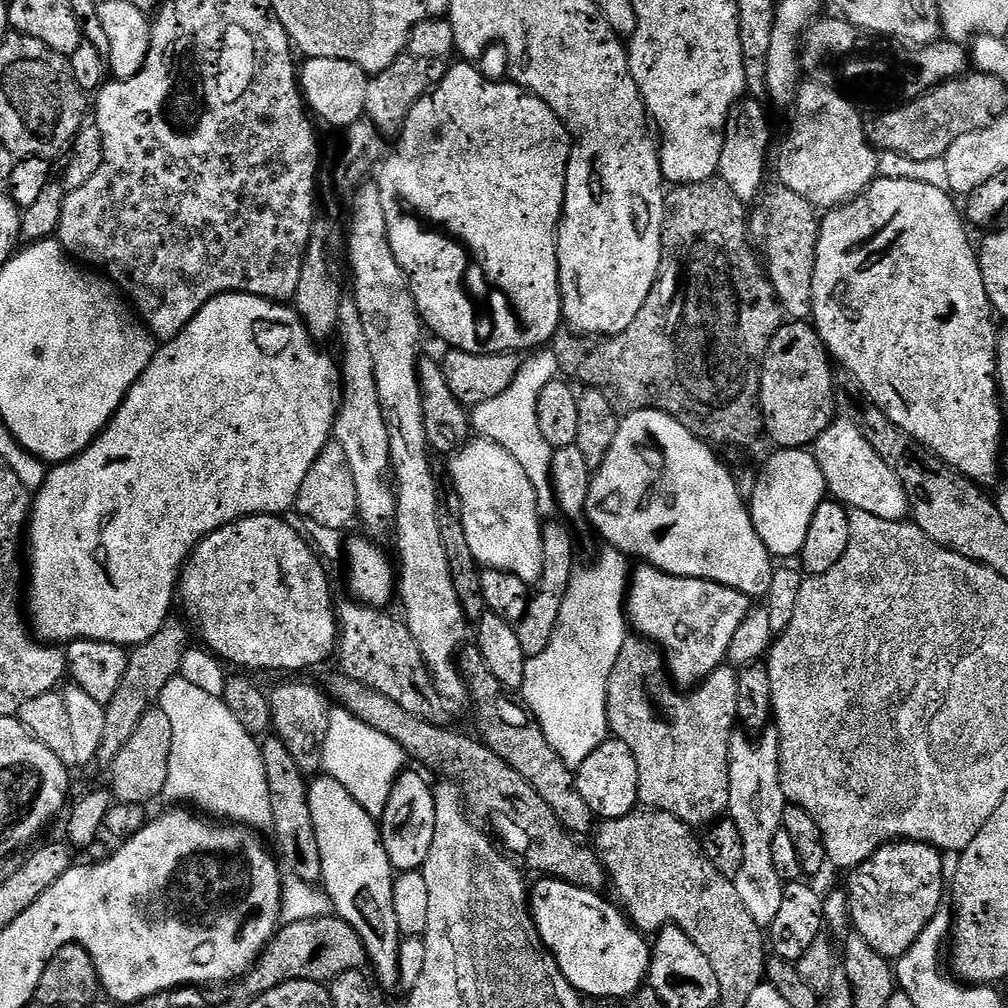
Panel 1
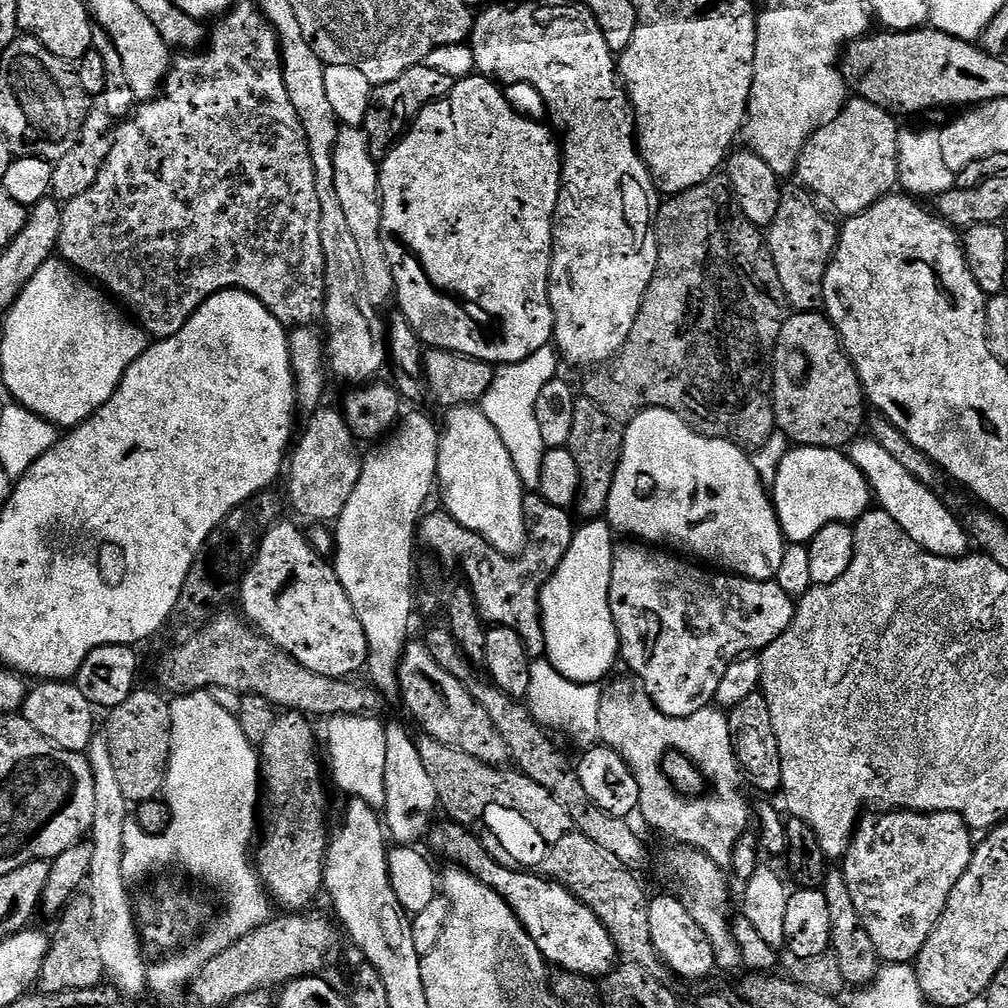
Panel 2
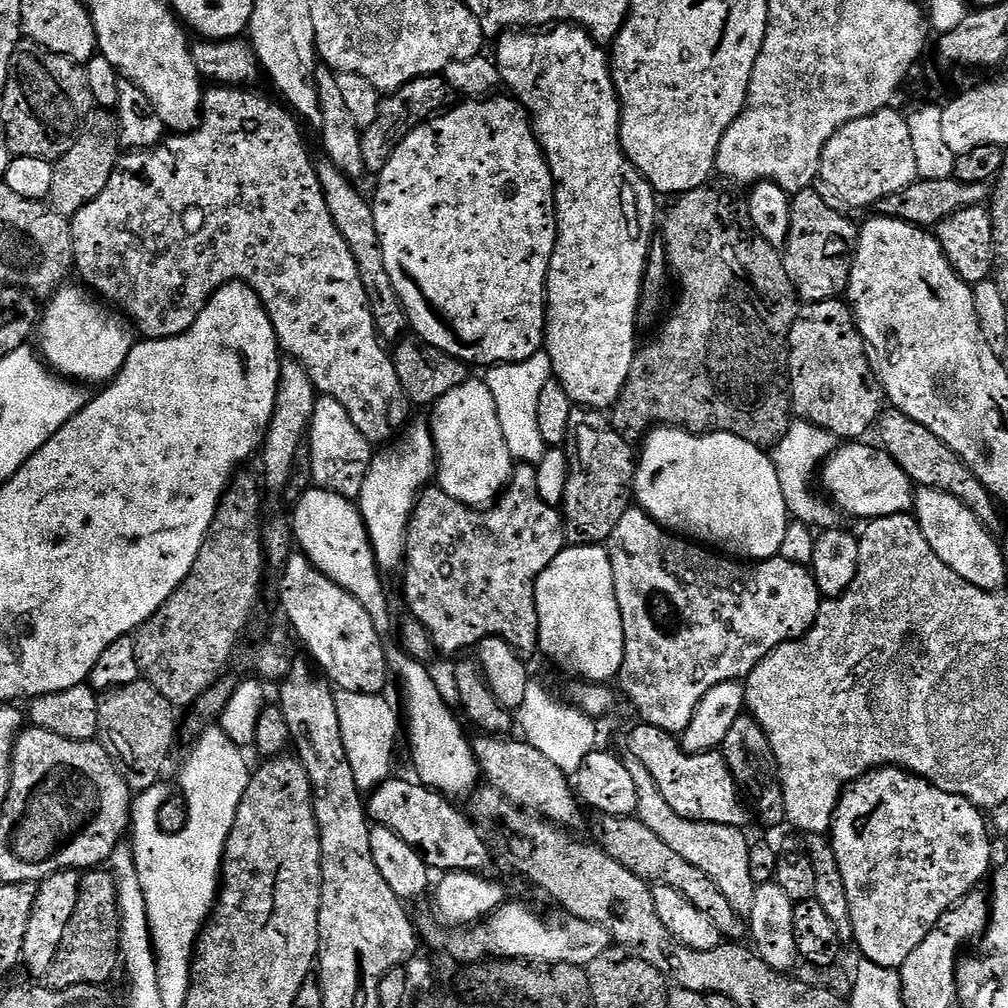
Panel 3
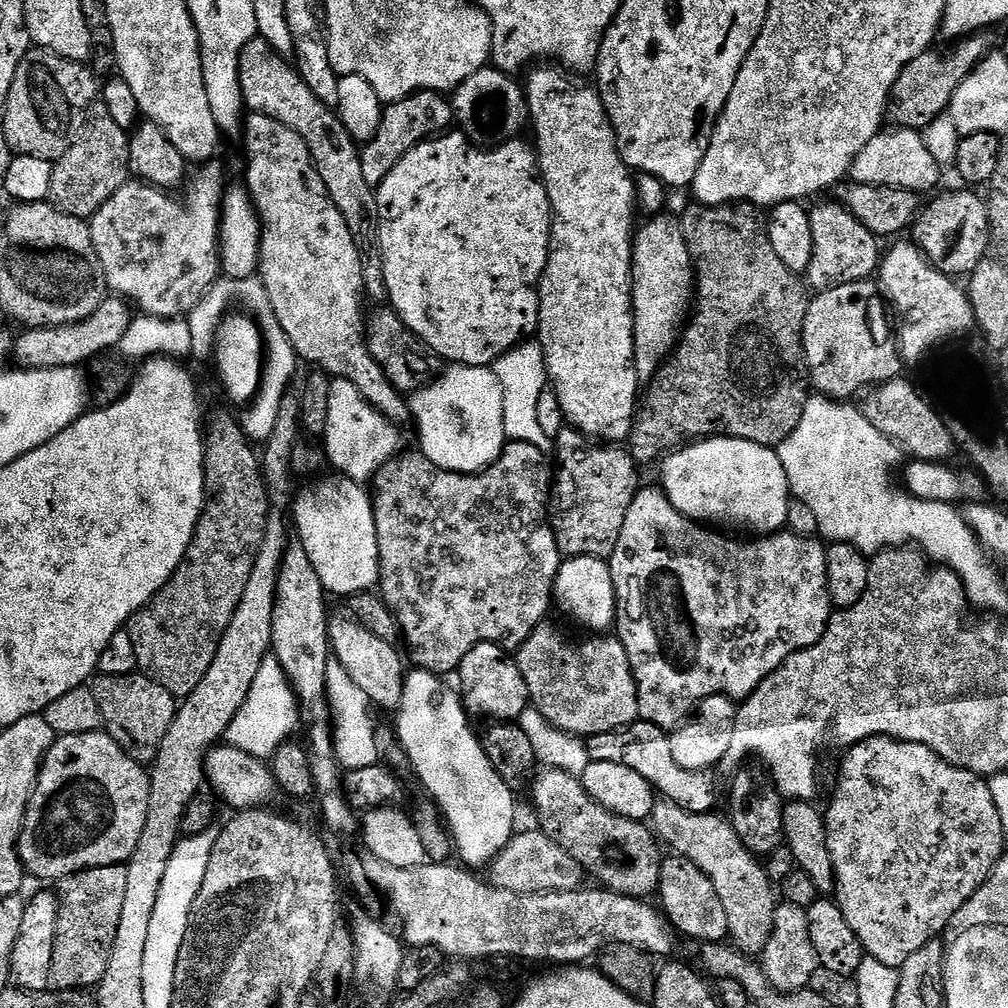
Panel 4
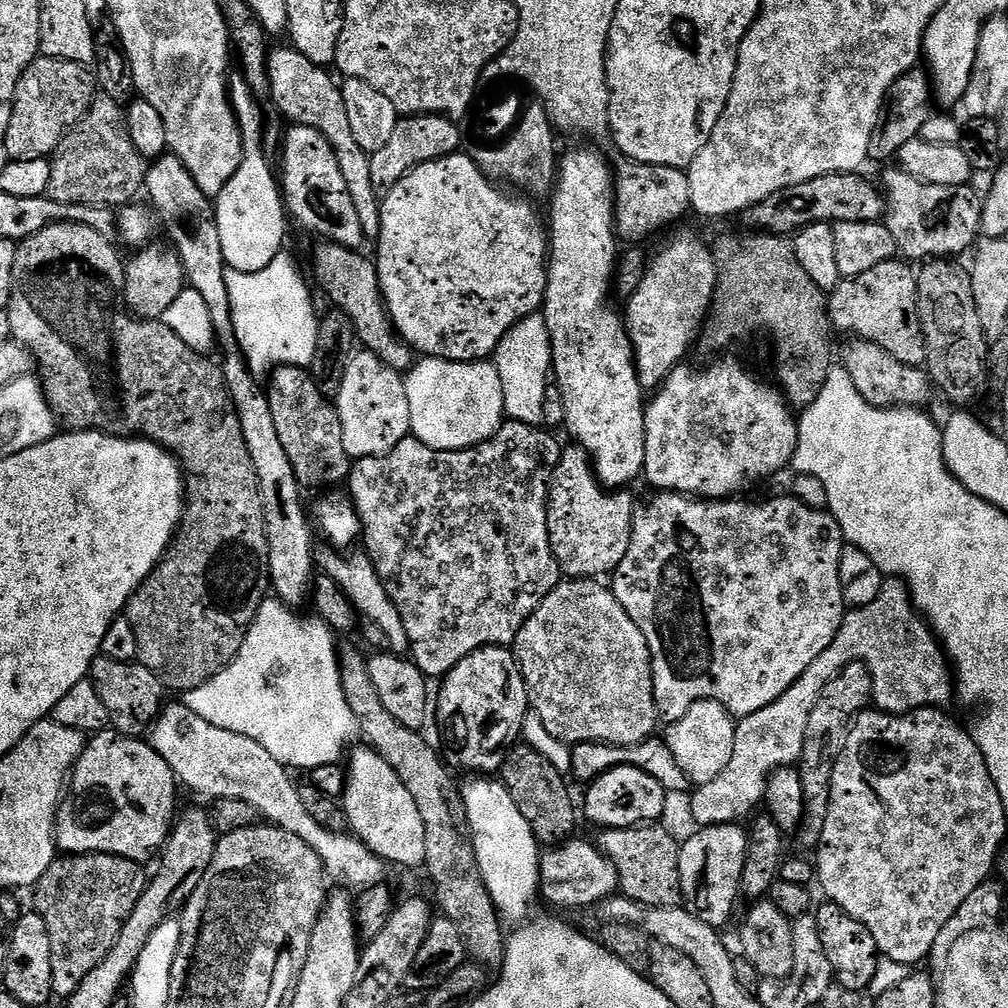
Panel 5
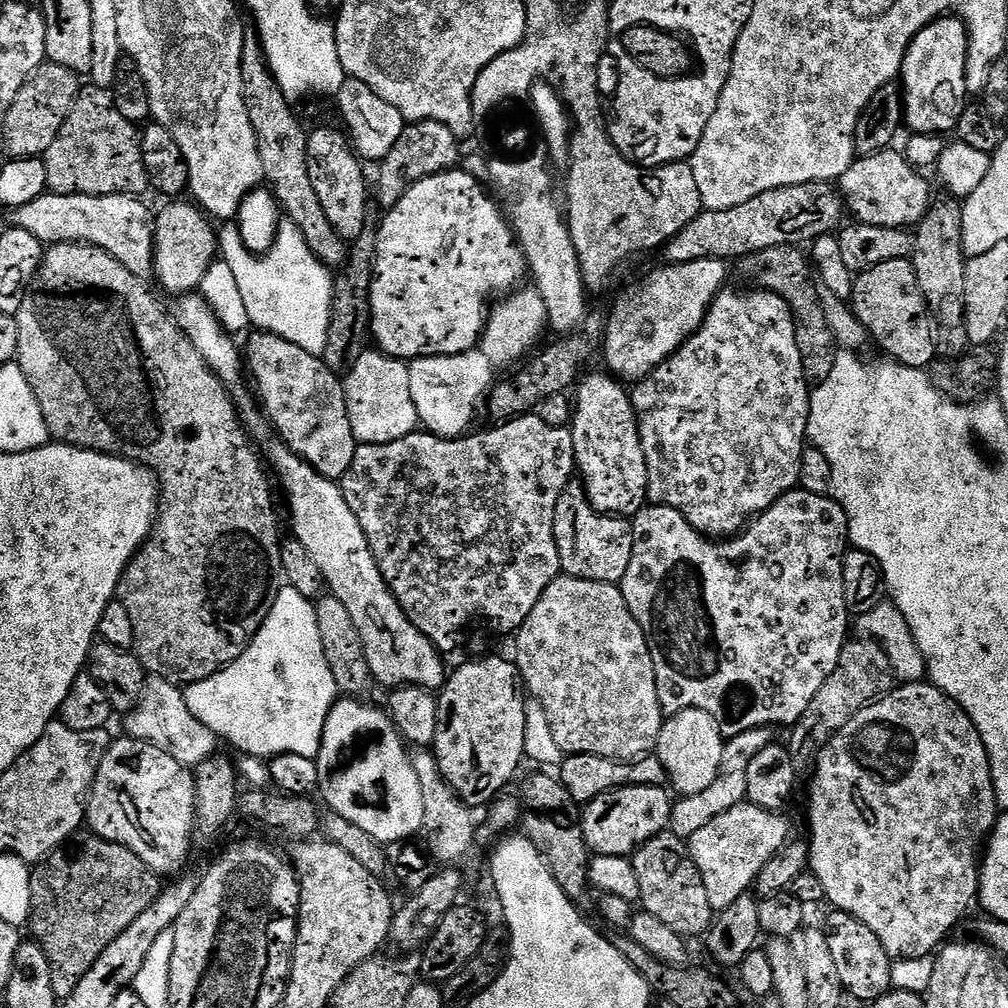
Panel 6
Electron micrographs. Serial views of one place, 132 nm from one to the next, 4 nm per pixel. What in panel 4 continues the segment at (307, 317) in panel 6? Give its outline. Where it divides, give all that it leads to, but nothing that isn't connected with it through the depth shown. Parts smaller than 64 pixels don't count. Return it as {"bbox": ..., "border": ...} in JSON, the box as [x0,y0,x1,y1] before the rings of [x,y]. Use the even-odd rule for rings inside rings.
{"bbox":[188,278,298,446],"border":[[[221,278],[208,289],[208,295],[204,297],[202,307],[188,320],[190,342],[192,343],[191,355],[193,357],[211,357],[213,355],[216,329],[220,327],[221,320],[224,319],[226,313],[231,309],[228,307],[235,300],[241,300],[249,308],[245,309],[258,317],[260,331],[264,337],[266,359],[264,362],[264,374],[260,377],[260,390],[256,393],[255,400],[251,401],[249,408],[252,409],[245,416],[241,415],[239,417],[240,429],[248,435],[248,439],[252,441],[253,445],[263,446],[270,438],[270,434],[274,434],[274,422],[277,421],[277,408],[285,398],[286,391],[288,390],[286,388],[296,376],[298,357],[294,346],[290,342],[290,338],[286,338],[286,334],[282,330],[278,318],[272,313],[272,308],[268,304],[268,295],[259,279],[229,280]]]}

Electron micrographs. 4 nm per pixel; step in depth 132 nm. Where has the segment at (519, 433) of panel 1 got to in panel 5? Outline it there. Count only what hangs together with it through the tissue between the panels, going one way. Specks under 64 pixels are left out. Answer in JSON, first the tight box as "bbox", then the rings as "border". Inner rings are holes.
{"bbox":[494,315,552,424],"border":[[[543,315],[527,316],[513,326],[498,342],[494,353],[498,378],[502,378],[504,415],[523,424],[544,424],[544,403],[550,391],[552,367],[552,335]]]}

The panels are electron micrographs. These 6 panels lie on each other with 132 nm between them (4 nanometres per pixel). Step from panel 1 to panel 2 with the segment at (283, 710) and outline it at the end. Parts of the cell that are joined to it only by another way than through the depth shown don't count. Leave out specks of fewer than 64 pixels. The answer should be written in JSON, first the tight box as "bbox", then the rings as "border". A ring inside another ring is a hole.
{"bbox":[254,710,330,914],"border":[[[284,710],[279,713],[270,729],[270,734],[258,745],[258,755],[260,758],[260,779],[262,781],[262,835],[258,840],[258,847],[254,852],[254,863],[257,873],[260,877],[261,884],[268,890],[268,895],[272,897],[281,909],[289,913],[296,914],[304,908],[316,895],[321,895],[324,886],[324,858],[328,855],[328,841],[330,839],[330,828],[324,825],[324,776],[320,773],[320,756],[316,753],[316,732],[312,729],[313,721],[305,716],[302,712]]]}

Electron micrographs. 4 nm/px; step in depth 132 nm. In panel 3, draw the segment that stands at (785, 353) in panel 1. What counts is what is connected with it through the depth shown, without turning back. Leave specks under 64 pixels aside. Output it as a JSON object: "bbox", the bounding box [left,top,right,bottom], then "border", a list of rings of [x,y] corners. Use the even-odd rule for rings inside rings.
{"bbox":[788,299,886,442],"border":[[[843,299],[823,300],[817,304],[805,303],[794,322],[788,339],[788,382],[792,393],[792,410],[799,419],[809,420],[826,430],[840,442],[856,442],[868,432],[868,427],[879,421],[886,404],[884,389],[868,354],[868,348],[856,329],[851,307]]]}

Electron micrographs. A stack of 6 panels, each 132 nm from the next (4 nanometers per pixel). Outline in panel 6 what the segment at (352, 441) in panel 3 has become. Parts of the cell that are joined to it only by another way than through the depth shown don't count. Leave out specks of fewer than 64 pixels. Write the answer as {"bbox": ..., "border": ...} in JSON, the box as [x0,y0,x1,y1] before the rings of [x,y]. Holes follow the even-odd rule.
{"bbox":[342,350,420,445],"border":[[[366,350],[342,381],[350,429],[357,445],[394,442],[417,431],[420,419],[410,395],[410,370],[405,361],[385,356],[379,350]]]}

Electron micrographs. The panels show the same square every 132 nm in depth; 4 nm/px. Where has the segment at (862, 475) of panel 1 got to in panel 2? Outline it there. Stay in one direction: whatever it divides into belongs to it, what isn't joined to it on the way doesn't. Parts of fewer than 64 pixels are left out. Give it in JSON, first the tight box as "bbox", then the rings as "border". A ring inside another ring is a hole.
{"bbox":[850,438,970,558],"border":[[[857,438],[850,445],[850,455],[858,470],[868,479],[868,485],[872,487],[872,495],[875,503],[918,546],[922,546],[927,552],[932,552],[936,556],[951,556],[960,558],[969,551],[970,537],[966,531],[965,525],[932,493],[933,489],[927,484],[918,482],[902,466],[902,462],[894,462],[894,454],[882,450],[882,446],[877,440],[871,438]]]}

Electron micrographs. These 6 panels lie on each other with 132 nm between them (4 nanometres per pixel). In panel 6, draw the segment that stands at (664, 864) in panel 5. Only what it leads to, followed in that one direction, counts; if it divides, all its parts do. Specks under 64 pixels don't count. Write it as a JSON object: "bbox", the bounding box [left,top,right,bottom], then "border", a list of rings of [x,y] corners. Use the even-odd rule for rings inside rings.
{"bbox":[631,830,714,938],"border":[[[665,830],[650,838],[631,857],[634,874],[638,876],[639,907],[654,914],[661,922],[666,922],[670,930],[678,935],[691,938],[703,937],[714,919],[714,910],[708,901],[706,886],[702,886],[702,874],[694,866],[688,854],[688,845],[670,830]]]}

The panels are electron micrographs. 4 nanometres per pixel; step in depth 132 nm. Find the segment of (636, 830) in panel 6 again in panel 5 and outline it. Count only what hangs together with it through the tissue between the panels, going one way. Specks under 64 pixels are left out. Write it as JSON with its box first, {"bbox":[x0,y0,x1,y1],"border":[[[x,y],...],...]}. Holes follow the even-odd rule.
{"bbox":[582,766,670,829],"border":[[[618,766],[597,780],[587,785],[588,793],[584,796],[582,812],[588,815],[592,824],[597,824],[597,829],[605,828],[638,828],[651,825],[664,812],[670,800],[669,793],[650,774],[638,770],[634,766]]]}

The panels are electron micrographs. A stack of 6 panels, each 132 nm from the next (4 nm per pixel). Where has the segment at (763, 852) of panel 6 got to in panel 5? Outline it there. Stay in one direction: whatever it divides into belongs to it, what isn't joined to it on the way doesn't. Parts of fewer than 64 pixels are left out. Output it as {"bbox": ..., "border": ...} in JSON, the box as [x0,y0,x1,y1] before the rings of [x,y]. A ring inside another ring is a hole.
{"bbox":[680,823,748,930],"border":[[[739,823],[710,826],[693,831],[693,836],[688,841],[680,844],[680,894],[683,907],[687,908],[694,918],[702,918],[706,926],[720,930],[723,924],[732,916],[736,908],[736,899],[741,899],[740,883],[742,870],[746,866],[746,850],[748,849],[748,833]]]}

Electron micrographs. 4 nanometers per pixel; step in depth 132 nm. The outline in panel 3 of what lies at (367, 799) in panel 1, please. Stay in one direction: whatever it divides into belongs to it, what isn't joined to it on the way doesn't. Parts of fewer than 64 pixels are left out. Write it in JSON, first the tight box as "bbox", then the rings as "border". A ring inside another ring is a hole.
{"bbox":[336,692,402,790],"border":[[[336,692],[338,722],[342,726],[342,742],[346,746],[346,758],[350,758],[350,770],[354,770],[354,782],[362,790],[378,787],[389,779],[392,772],[392,755],[396,752],[396,731],[402,724],[396,721],[396,712],[384,701],[383,695]]]}

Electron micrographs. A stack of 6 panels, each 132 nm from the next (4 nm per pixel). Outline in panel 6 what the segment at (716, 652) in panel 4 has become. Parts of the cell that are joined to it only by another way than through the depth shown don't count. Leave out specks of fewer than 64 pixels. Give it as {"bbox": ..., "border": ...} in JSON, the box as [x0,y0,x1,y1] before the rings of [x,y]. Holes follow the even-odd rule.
{"bbox":[618,490,850,738],"border":[[[803,490],[787,492],[774,506],[761,512],[745,527],[744,531],[731,538],[709,538],[702,535],[678,510],[667,508],[665,504],[645,506],[636,513],[632,520],[632,533],[634,534],[634,554],[630,558],[630,567],[626,569],[624,579],[618,587],[624,593],[626,606],[630,614],[642,626],[642,634],[646,634],[646,642],[650,646],[650,658],[654,662],[654,674],[658,686],[660,707],[665,717],[678,714],[687,708],[706,710],[720,723],[720,733],[725,738],[742,734],[746,730],[755,728],[771,729],[772,724],[785,724],[791,726],[802,718],[806,706],[822,690],[822,682],[834,674],[838,666],[838,658],[842,654],[850,633],[850,617],[846,598],[842,594],[842,566],[844,554],[849,551],[848,519],[846,510],[831,495],[810,494]]]}

